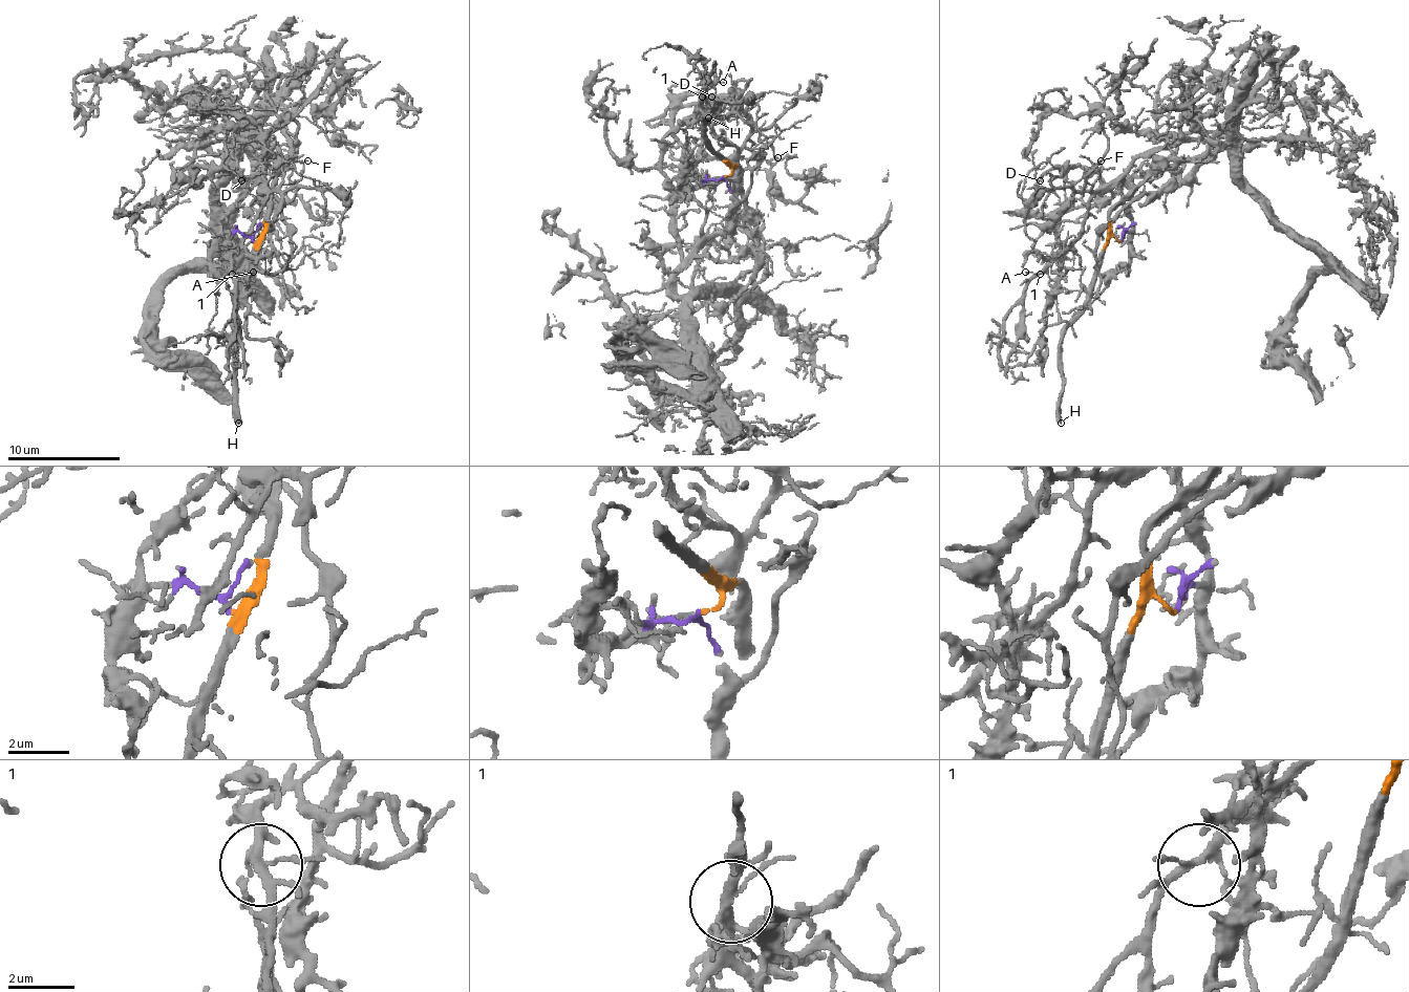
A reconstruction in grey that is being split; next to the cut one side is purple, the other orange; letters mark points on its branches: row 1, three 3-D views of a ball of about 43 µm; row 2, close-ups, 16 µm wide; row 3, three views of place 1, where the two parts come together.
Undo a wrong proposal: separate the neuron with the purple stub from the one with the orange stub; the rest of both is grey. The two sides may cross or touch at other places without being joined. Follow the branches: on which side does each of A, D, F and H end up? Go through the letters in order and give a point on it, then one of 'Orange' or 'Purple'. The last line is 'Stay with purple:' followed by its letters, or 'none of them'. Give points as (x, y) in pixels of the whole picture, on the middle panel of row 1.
A: Place: (723, 82). Orange
D: Place: (711, 96). Purple
F: Place: (777, 157). Purple
H: Place: (708, 117). Orange
Stay with purple: D, F

